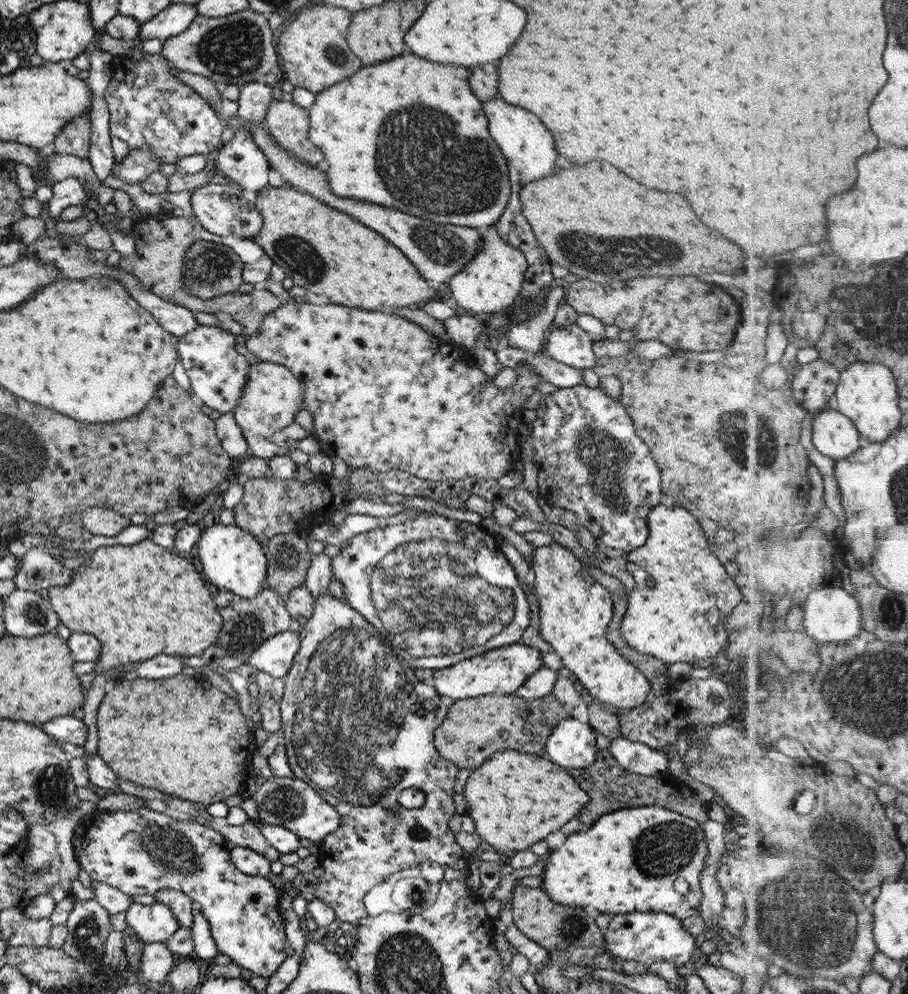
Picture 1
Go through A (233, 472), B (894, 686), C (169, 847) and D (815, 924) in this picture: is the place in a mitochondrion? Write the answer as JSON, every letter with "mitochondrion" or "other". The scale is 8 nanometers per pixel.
{"A":"other","B":"mitochondrion","C":"mitochondrion","D":"mitochondrion"}

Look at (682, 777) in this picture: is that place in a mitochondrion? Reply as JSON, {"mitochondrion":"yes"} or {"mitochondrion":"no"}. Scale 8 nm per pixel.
{"mitochondrion":"no"}

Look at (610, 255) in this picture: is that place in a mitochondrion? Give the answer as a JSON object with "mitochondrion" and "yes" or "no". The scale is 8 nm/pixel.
{"mitochondrion":"yes"}

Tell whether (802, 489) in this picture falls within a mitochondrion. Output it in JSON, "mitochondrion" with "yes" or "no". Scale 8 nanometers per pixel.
{"mitochondrion":"no"}

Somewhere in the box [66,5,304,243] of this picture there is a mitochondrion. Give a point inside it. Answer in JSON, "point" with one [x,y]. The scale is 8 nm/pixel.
{"point":[236,48]}

